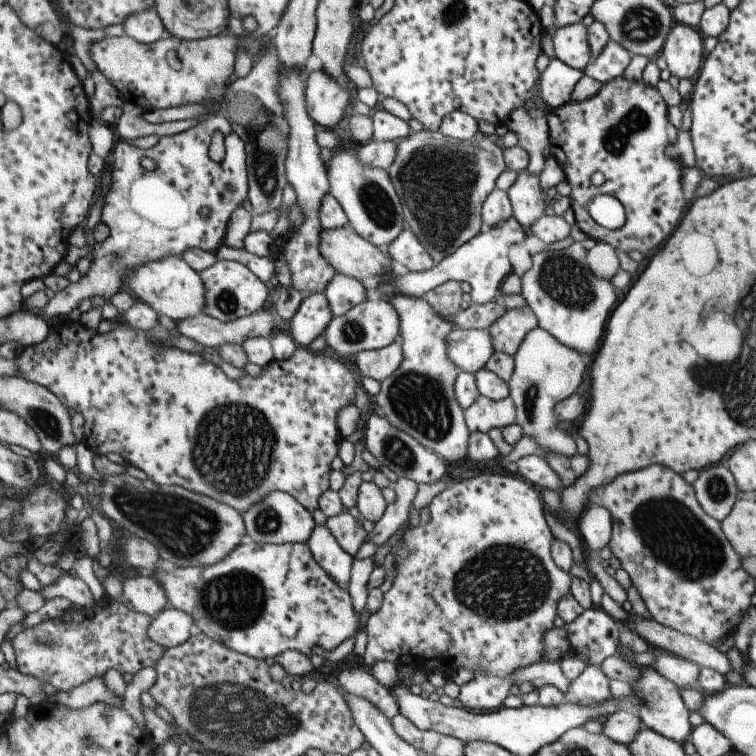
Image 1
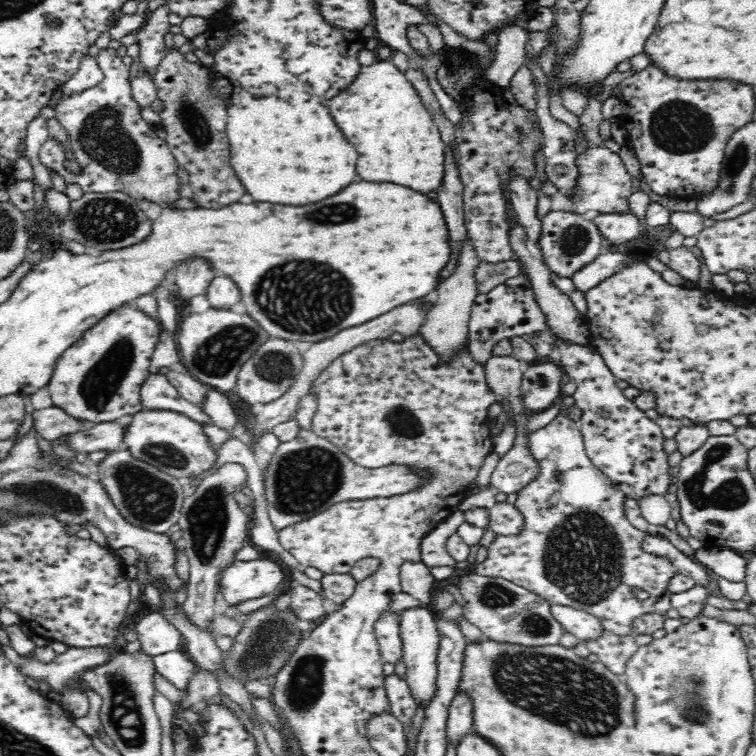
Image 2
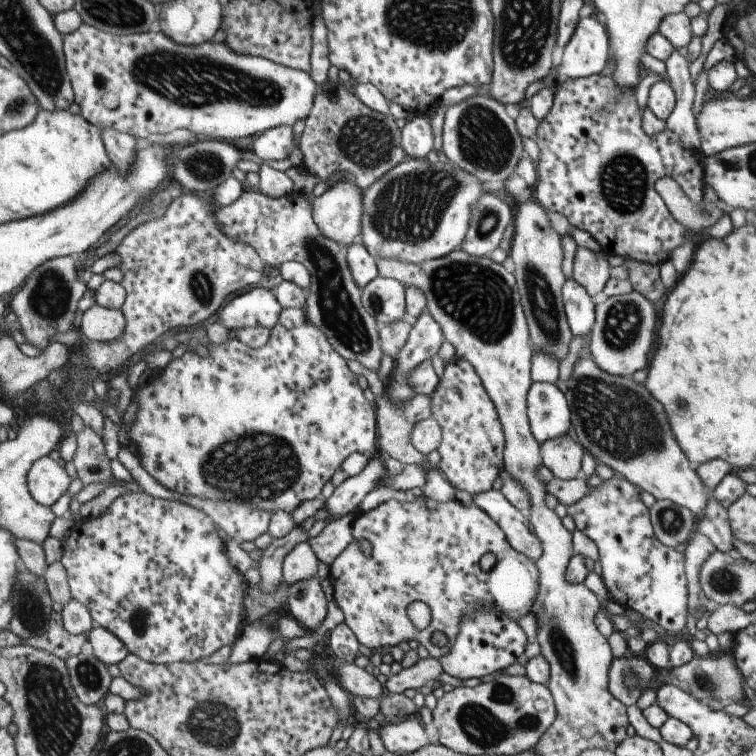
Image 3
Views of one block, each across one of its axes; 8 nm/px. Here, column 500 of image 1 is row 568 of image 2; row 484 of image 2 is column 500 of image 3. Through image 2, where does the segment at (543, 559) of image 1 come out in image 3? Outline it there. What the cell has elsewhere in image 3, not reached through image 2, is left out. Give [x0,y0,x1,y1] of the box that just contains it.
[329,497,542,659]

